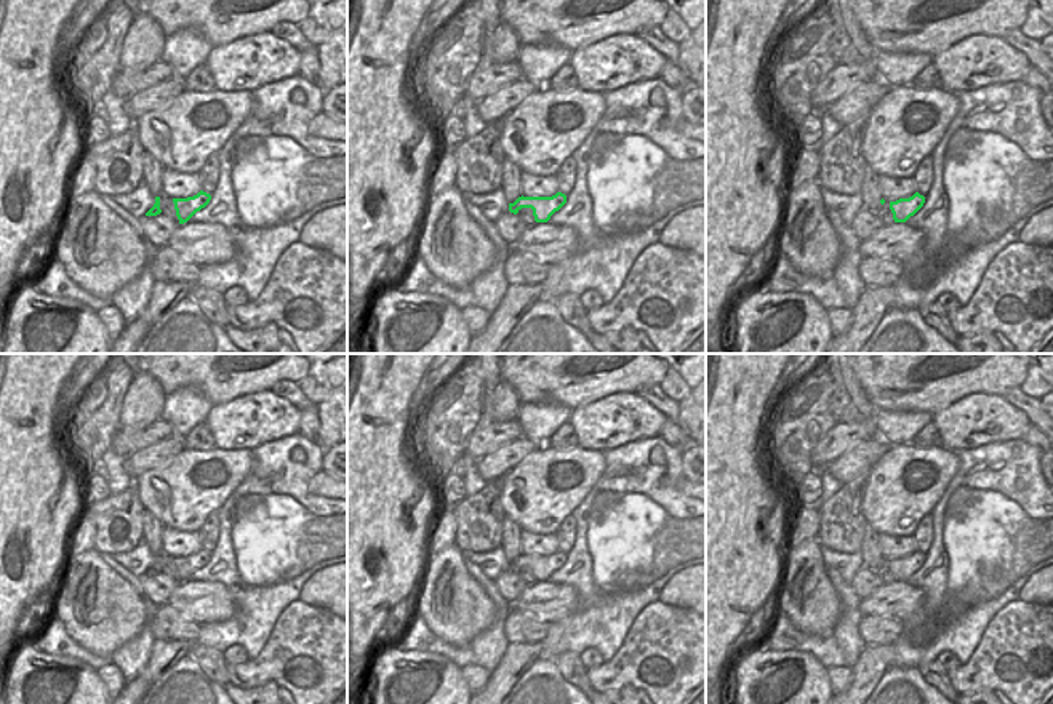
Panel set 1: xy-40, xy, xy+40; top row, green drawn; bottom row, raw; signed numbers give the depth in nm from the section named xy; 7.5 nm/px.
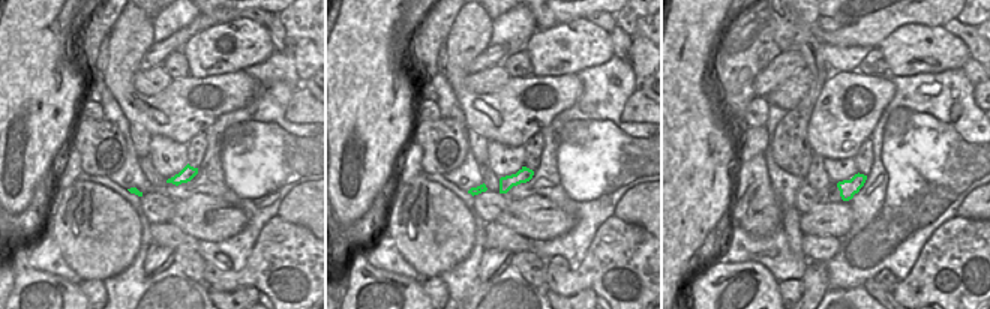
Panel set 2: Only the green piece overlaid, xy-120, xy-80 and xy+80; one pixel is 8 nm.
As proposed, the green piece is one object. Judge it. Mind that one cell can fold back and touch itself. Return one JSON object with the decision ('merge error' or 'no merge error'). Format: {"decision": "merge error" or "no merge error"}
{"decision": "no merge error"}

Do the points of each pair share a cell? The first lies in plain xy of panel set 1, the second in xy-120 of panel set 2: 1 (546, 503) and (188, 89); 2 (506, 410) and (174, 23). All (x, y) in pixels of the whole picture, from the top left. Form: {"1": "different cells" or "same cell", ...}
{"1": "same cell", "2": "different cells"}

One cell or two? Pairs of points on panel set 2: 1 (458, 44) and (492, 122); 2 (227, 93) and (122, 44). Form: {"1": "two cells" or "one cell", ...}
{"1": "one cell", "2": "one cell"}

